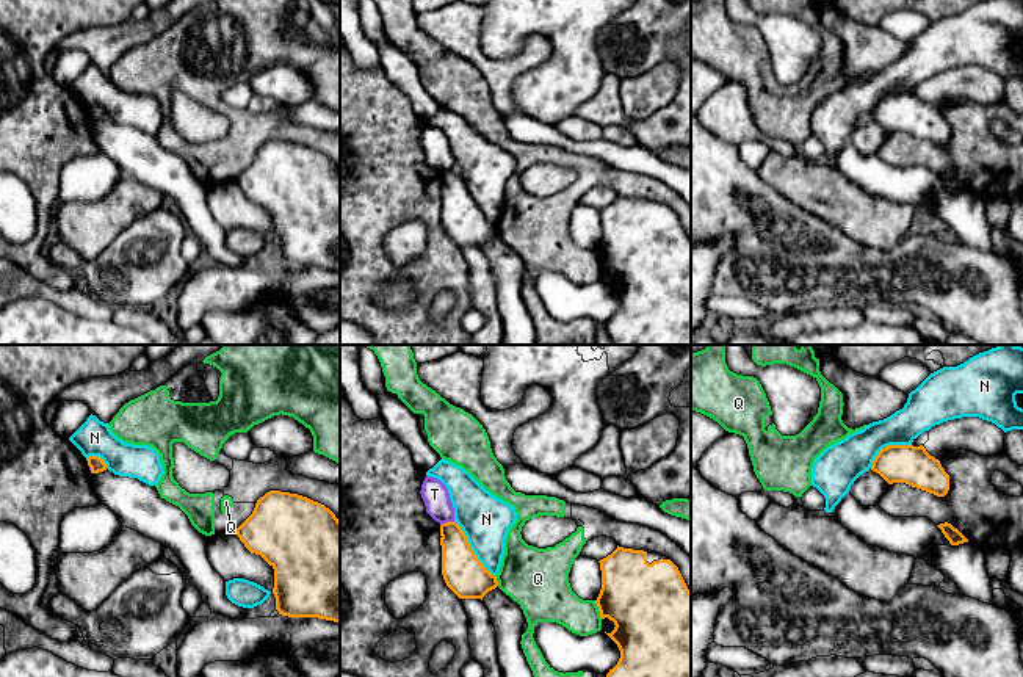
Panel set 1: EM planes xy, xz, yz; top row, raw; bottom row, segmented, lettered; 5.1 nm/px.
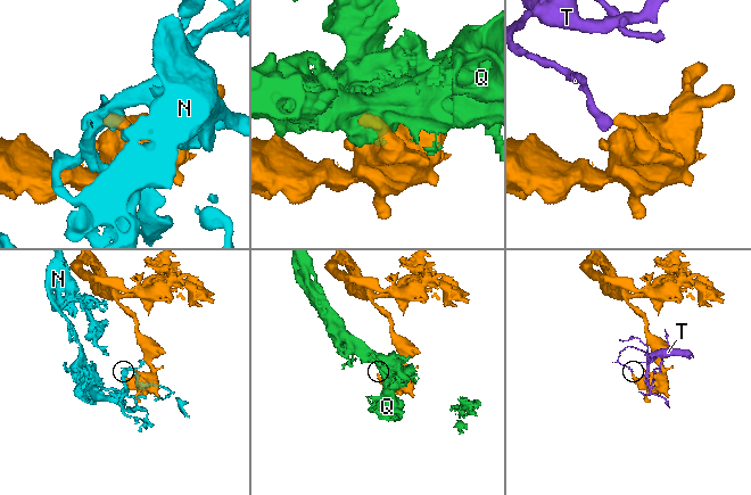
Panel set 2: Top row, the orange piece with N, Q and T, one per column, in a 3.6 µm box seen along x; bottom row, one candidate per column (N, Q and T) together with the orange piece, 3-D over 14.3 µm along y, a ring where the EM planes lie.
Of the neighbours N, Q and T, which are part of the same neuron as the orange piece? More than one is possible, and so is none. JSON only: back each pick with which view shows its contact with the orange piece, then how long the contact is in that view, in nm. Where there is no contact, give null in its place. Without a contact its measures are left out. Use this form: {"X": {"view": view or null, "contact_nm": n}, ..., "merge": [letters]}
{"merge": []}

